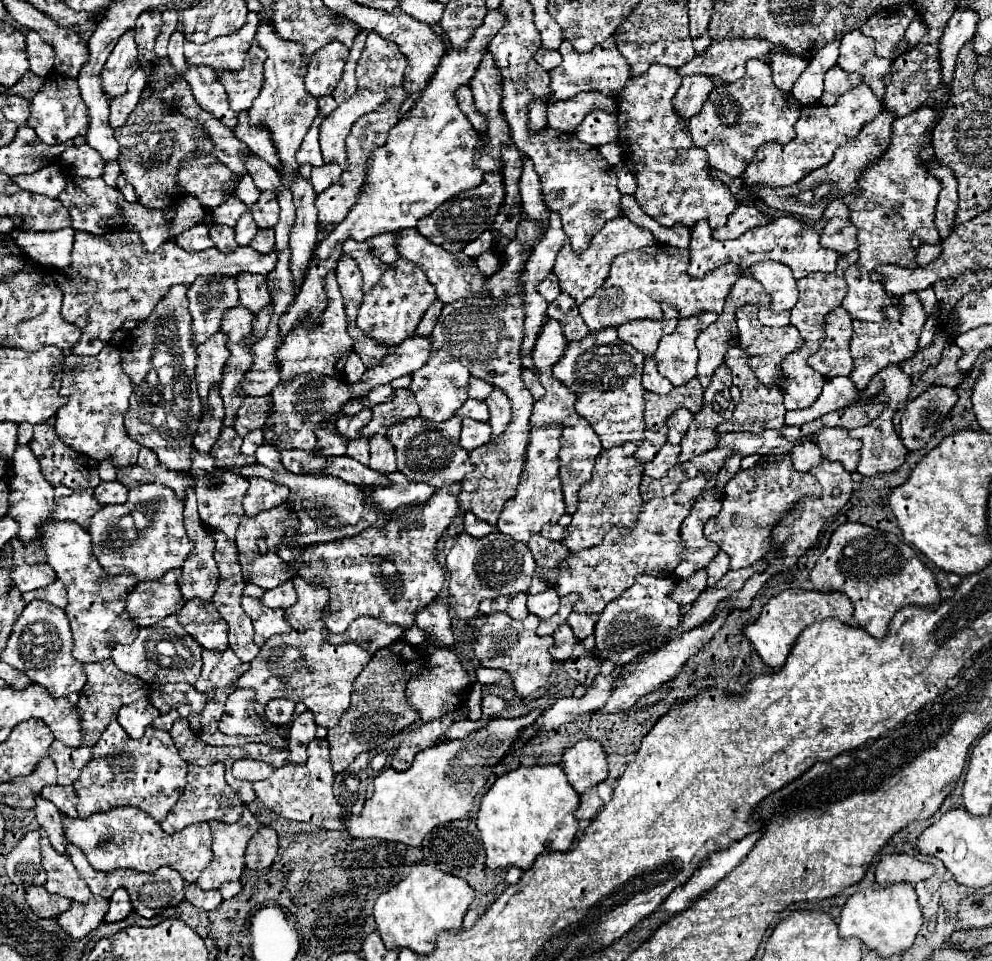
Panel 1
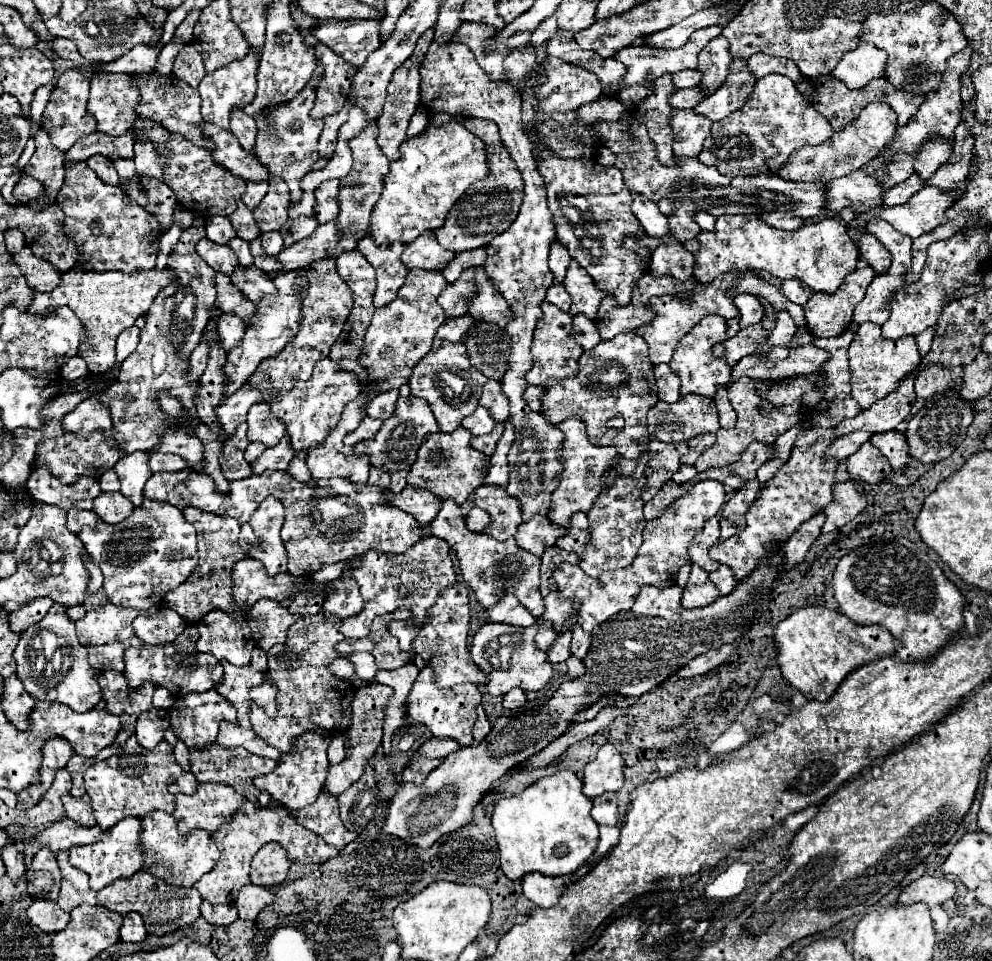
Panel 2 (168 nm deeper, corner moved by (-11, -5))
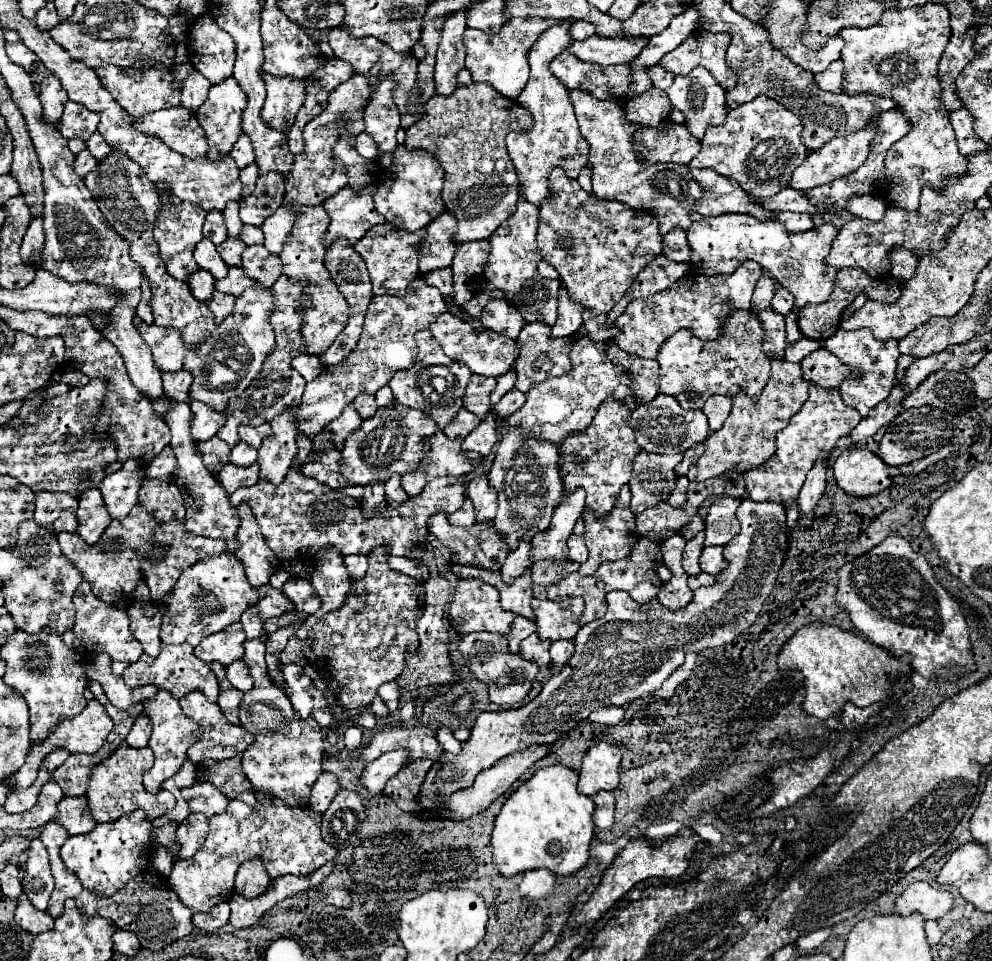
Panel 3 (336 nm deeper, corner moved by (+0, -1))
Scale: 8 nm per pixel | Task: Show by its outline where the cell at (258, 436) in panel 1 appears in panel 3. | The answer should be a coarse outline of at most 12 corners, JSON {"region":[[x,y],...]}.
{"region":[[239,443],[231,451],[231,463],[249,467],[257,459],[257,449]]}

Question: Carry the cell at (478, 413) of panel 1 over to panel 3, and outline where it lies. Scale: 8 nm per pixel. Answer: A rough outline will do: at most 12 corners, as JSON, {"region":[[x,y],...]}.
{"region":[[465,407],[443,429],[453,437],[467,437],[479,419]]}

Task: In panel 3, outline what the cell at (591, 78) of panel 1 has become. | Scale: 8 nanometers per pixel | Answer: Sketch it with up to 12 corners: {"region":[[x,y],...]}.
{"region":[[693,31],[661,65],[679,75],[705,67],[729,91],[737,73],[727,33]]}

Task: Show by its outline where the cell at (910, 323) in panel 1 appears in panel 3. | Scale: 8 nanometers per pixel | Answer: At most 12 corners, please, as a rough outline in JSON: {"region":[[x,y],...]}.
{"region":[[837,329],[823,347],[861,373],[839,387],[867,417],[889,397],[899,357],[895,339]]}

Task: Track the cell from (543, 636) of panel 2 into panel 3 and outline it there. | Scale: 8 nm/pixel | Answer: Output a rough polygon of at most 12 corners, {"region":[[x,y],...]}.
{"region":[[515,617],[507,633],[509,653],[519,651],[519,643],[535,633],[535,623]]}

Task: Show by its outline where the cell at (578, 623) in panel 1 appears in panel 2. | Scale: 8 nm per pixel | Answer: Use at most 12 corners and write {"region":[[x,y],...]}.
{"region":[[580,625],[572,629],[572,655],[584,659],[590,643],[590,633]]}

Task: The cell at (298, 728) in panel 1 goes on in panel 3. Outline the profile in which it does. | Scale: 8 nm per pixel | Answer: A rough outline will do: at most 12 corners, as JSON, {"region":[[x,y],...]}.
{"region":[[263,639],[245,641],[255,687],[239,703],[247,779],[307,805],[323,731],[269,681]]}

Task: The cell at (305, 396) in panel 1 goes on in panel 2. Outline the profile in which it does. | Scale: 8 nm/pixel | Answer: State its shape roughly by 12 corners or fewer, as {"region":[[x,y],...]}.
{"region":[[286,433],[252,463],[256,475],[286,471],[296,449]]}

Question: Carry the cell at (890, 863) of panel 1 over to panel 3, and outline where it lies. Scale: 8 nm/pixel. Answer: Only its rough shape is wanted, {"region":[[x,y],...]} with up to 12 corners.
{"region":[[913,883],[897,899],[897,915],[941,919],[953,907],[945,889]]}

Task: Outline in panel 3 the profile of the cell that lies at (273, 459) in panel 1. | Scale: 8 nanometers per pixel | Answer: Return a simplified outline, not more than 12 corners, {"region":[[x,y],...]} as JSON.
{"region":[[305,435],[297,437],[299,453],[295,457],[293,469],[301,467],[307,459],[313,443]]}

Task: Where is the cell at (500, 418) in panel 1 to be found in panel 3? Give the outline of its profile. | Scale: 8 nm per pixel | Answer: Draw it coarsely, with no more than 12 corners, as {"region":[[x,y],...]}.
{"region":[[487,477],[467,485],[475,523],[493,523],[497,495]]}

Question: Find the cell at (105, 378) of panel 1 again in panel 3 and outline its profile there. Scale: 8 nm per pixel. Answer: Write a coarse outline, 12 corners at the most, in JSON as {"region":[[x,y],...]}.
{"region":[[135,461],[99,483],[111,519],[137,503],[145,475]]}

